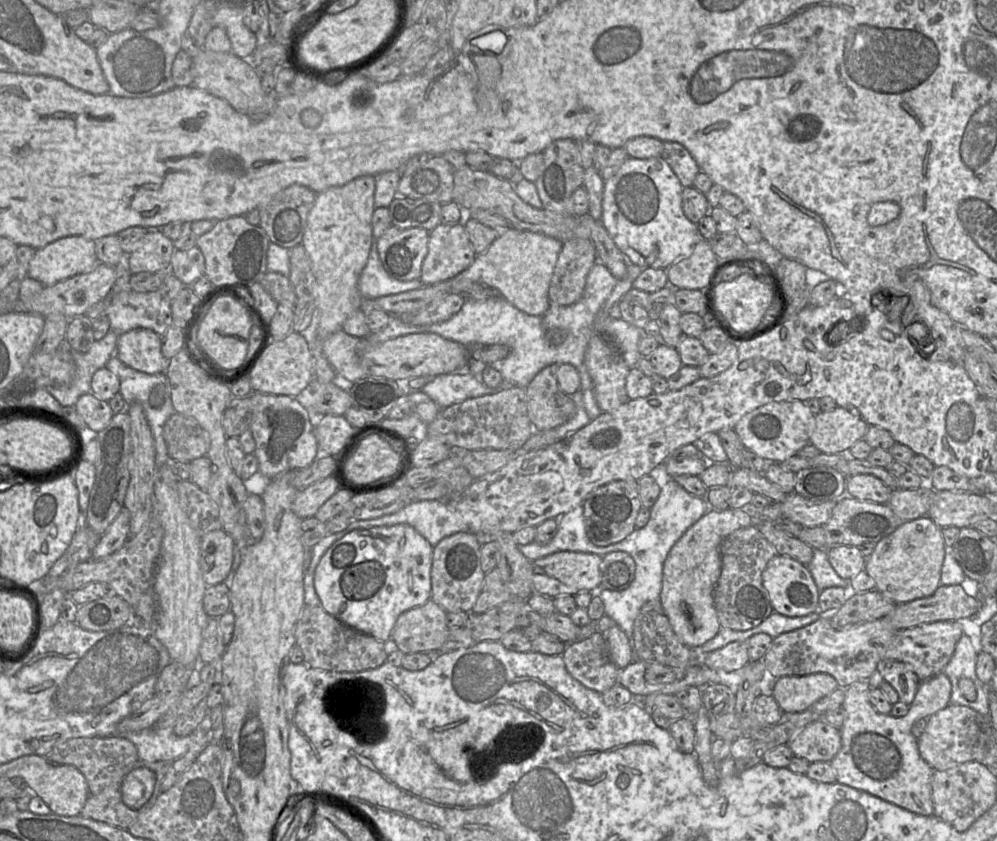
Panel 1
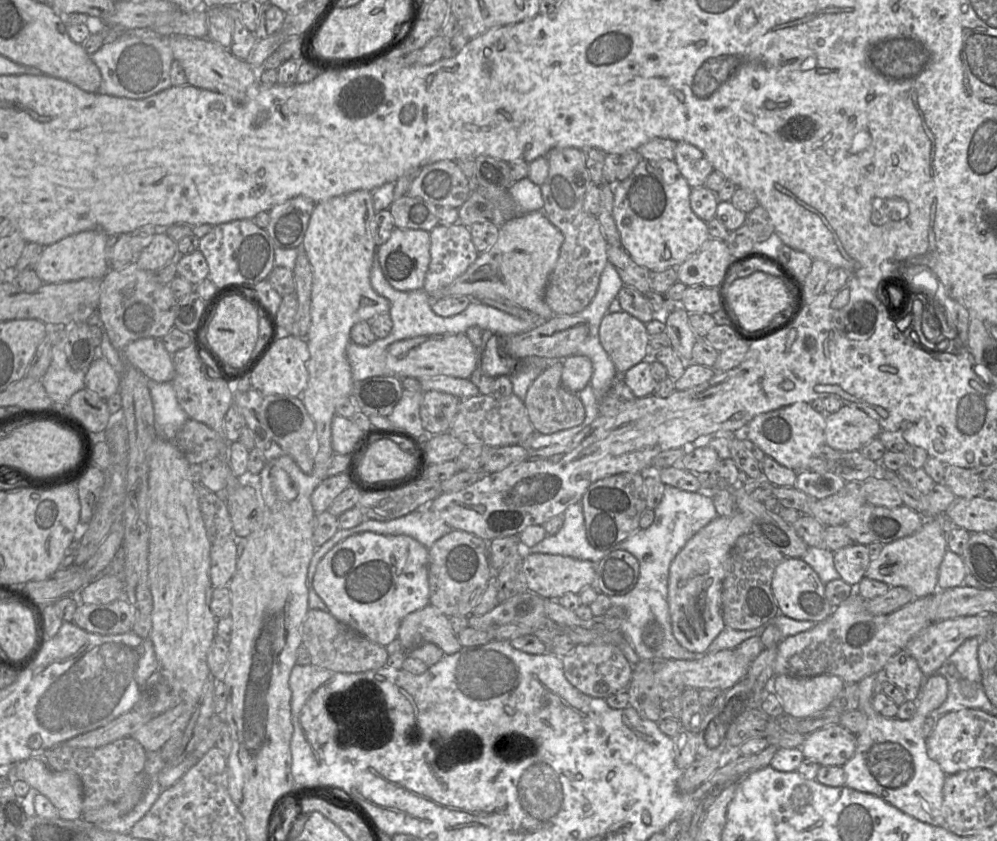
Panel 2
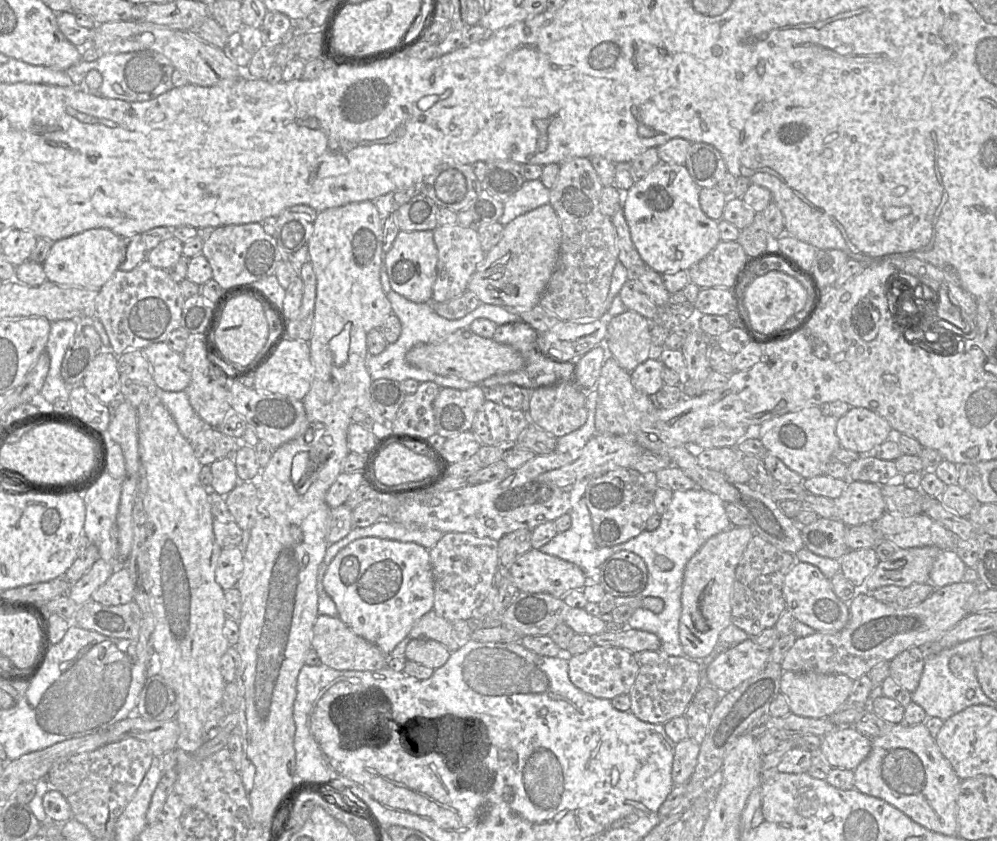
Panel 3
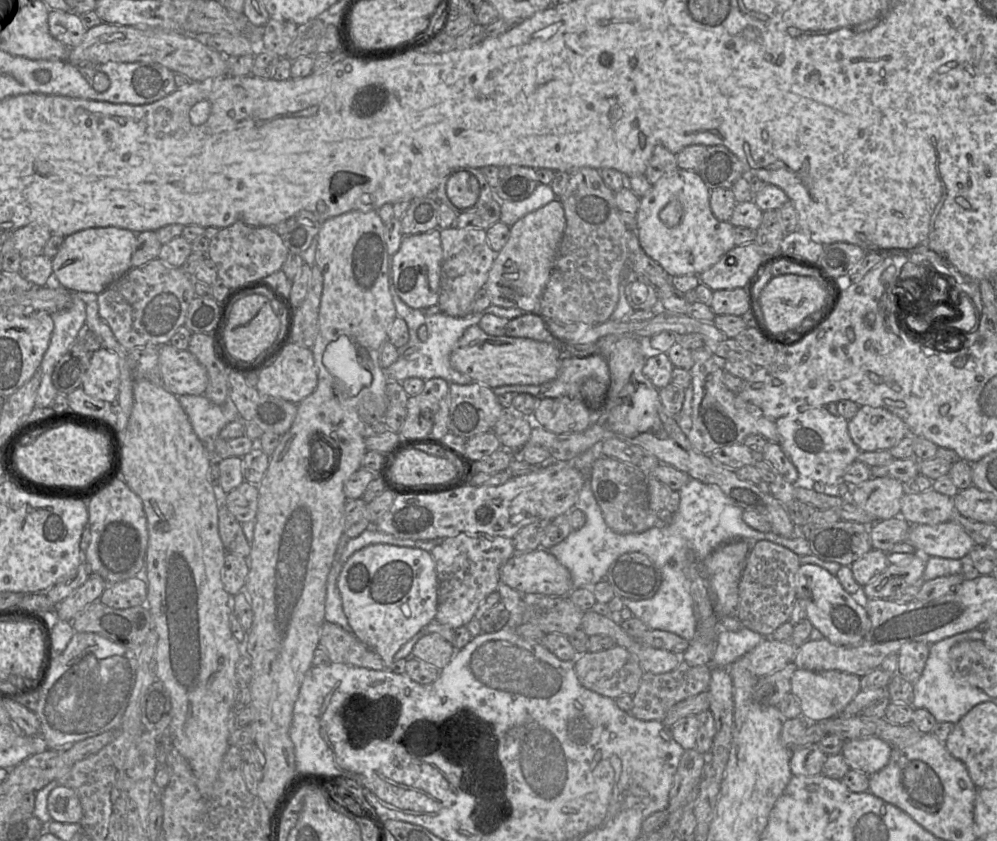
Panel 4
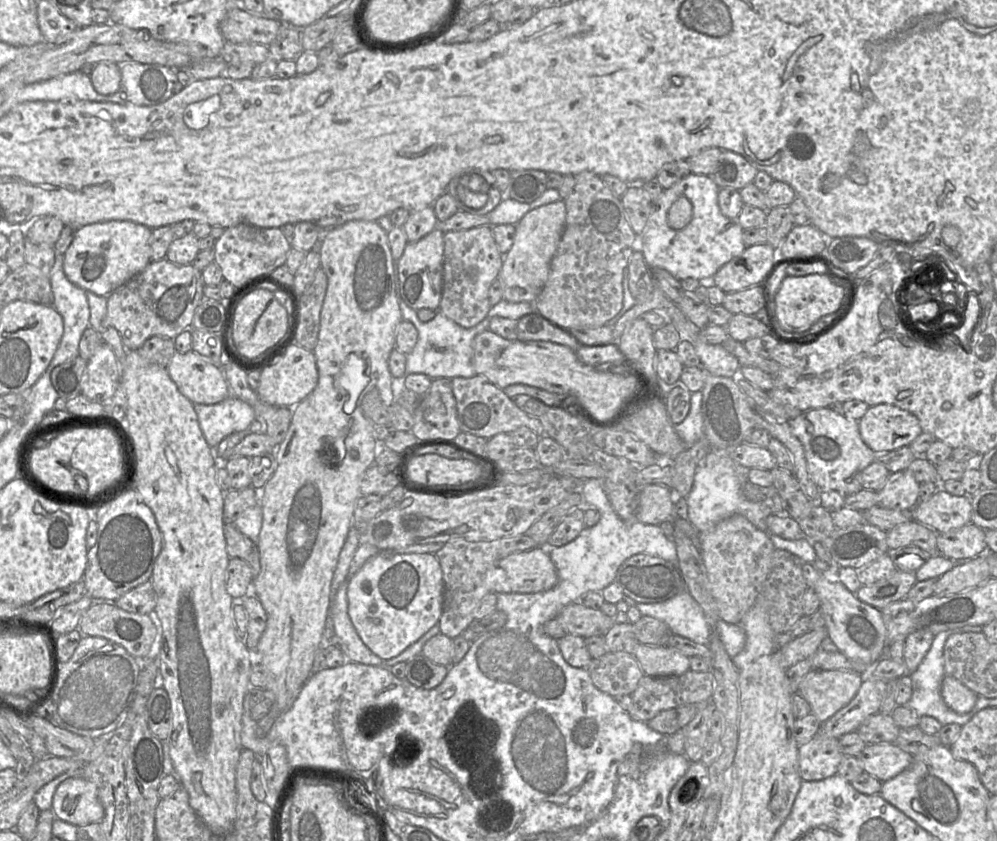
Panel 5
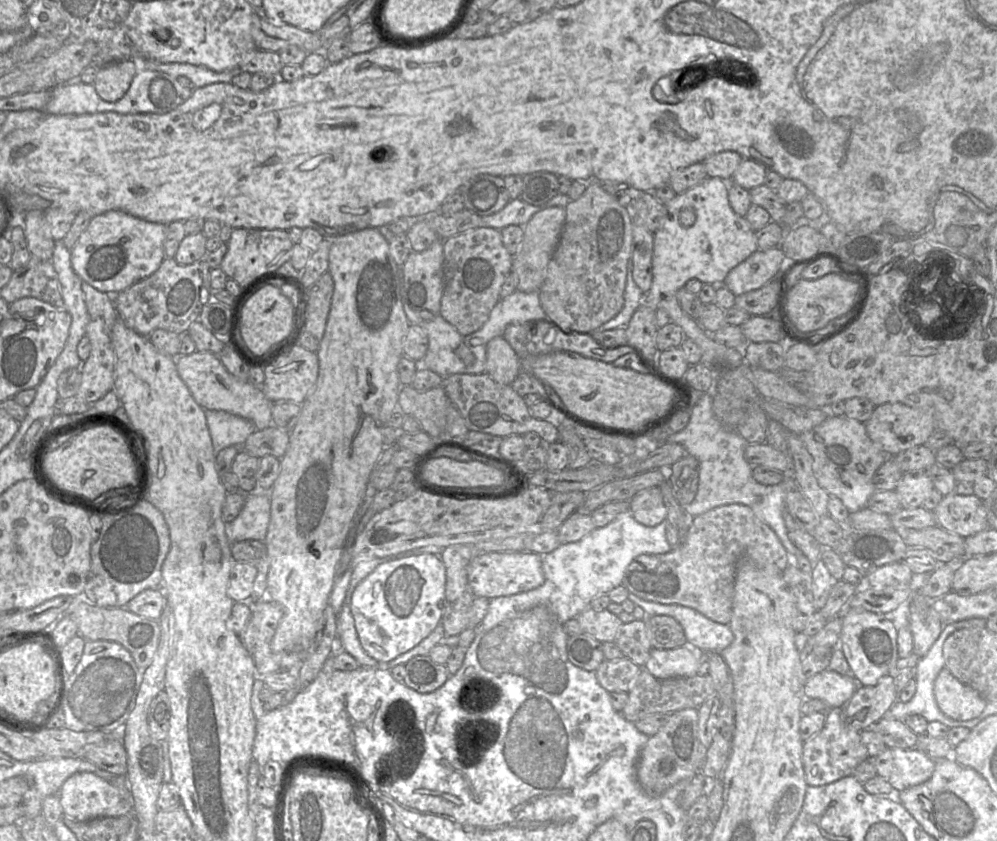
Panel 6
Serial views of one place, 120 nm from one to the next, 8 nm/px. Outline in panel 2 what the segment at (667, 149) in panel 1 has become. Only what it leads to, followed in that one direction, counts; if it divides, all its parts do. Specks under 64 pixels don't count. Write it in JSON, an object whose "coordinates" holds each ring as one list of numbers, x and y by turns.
{"coordinates":[[677,142,673,160,691,188,703,186,708,175,714,171,704,153,687,142]]}

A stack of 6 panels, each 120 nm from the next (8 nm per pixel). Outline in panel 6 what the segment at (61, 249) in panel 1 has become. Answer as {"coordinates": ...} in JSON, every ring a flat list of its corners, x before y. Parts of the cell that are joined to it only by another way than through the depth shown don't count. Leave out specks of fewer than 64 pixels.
{"coordinates":[[122,210,93,216,71,251,71,263,80,278,99,291,116,295,153,274,165,259,166,225,149,222]]}

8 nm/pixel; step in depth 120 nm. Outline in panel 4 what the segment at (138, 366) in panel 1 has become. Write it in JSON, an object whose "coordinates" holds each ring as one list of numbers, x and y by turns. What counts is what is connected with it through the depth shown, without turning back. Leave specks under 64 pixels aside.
{"coordinates":[[170,343,159,348,161,384,175,396,204,395,208,374,188,350,178,350]]}

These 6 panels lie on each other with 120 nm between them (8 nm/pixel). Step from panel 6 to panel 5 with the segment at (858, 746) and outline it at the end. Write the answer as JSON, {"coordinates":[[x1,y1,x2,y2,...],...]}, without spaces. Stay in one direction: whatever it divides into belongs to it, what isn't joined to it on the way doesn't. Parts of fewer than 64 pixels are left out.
{"coordinates":[[817,733,798,747,799,775,802,781,820,781,834,776,843,757,837,738]]}

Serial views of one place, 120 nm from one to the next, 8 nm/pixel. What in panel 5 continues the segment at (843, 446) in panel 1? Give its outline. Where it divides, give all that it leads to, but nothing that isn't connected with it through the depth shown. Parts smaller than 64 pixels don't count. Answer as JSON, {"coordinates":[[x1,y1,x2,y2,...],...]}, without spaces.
{"coordinates":[[892,404,870,406,858,425,862,440,876,454,909,446,923,432,915,415]]}

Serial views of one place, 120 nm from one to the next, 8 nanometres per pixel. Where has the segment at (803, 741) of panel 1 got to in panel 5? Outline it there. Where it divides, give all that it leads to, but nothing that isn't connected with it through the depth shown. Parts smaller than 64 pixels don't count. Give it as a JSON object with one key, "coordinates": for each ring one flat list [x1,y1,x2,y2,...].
{"coordinates":[[894,743,867,744,858,756,866,773,885,782,905,769,913,760,913,756]]}

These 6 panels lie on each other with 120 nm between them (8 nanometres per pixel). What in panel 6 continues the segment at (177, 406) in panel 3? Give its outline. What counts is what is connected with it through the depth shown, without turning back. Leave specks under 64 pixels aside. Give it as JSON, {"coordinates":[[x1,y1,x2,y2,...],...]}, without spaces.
{"coordinates":[[205,409,207,426,215,453,229,446,242,447,257,429,248,419,219,410]]}

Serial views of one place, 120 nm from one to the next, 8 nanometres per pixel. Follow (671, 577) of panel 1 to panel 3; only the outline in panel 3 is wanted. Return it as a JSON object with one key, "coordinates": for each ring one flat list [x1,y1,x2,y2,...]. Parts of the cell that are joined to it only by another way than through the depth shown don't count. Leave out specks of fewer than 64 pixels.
{"coordinates":[[747,526,731,527,709,538,688,561,683,577,679,640,685,657,703,659,716,647,720,633,731,622,731,595,736,568,754,536]]}

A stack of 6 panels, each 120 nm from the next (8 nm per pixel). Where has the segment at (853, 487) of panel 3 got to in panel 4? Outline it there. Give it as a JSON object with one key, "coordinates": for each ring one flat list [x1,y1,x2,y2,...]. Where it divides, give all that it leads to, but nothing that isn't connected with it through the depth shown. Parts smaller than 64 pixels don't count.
{"coordinates":[[872,477,850,487,849,500,874,518,886,520,900,515,906,485,891,477]]}

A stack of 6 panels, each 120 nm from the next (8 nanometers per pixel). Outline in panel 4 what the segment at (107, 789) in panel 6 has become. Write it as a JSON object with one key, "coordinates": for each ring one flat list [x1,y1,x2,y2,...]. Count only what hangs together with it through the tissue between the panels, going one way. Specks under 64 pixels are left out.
{"coordinates":[[57,786,47,800,47,807,52,820,60,823,80,823,83,810,77,793,69,787]]}

